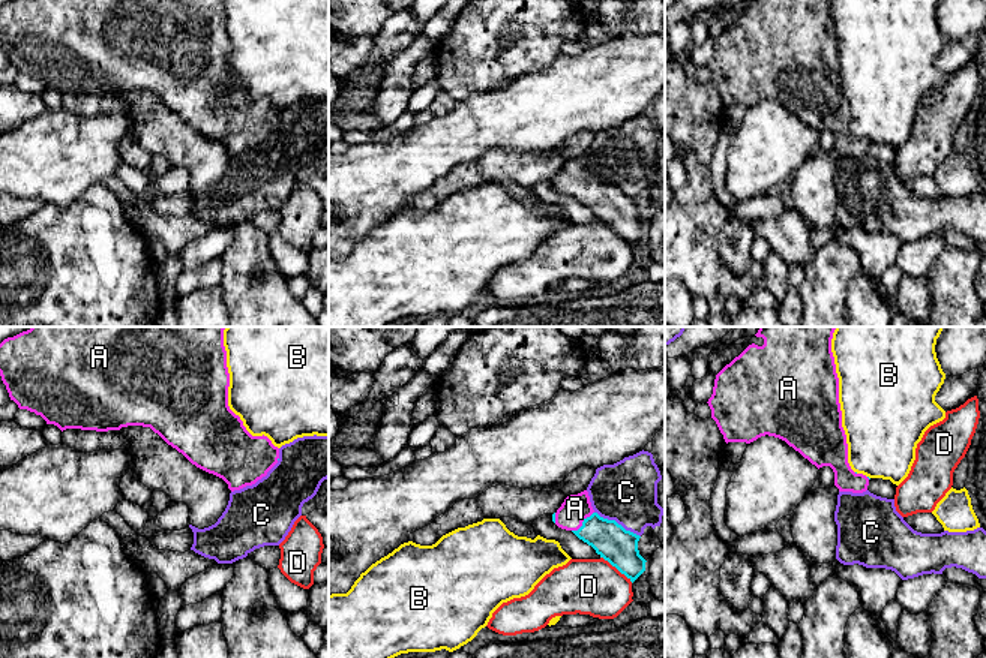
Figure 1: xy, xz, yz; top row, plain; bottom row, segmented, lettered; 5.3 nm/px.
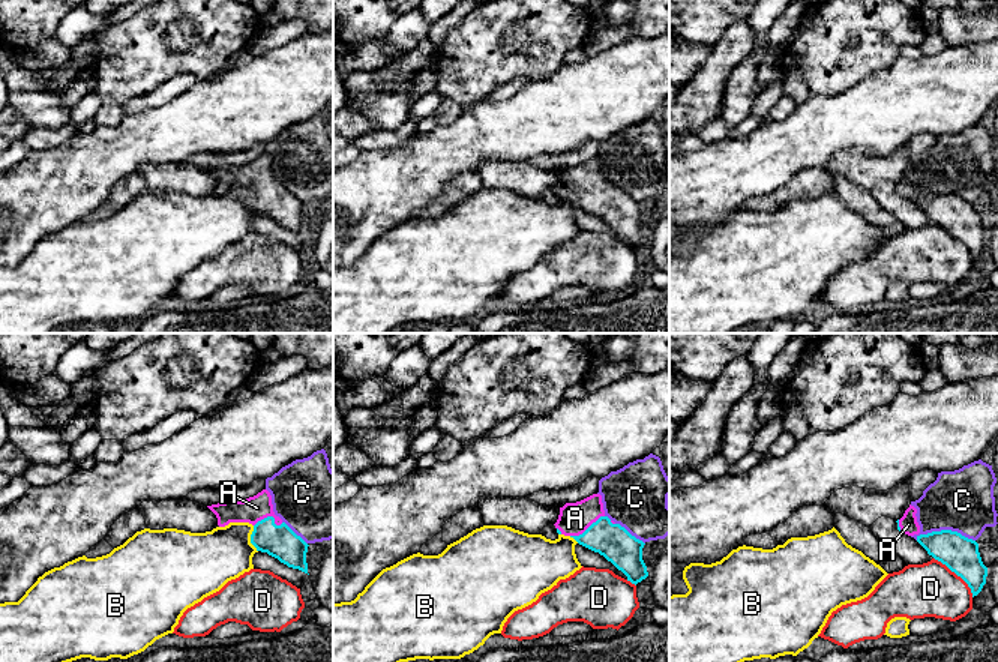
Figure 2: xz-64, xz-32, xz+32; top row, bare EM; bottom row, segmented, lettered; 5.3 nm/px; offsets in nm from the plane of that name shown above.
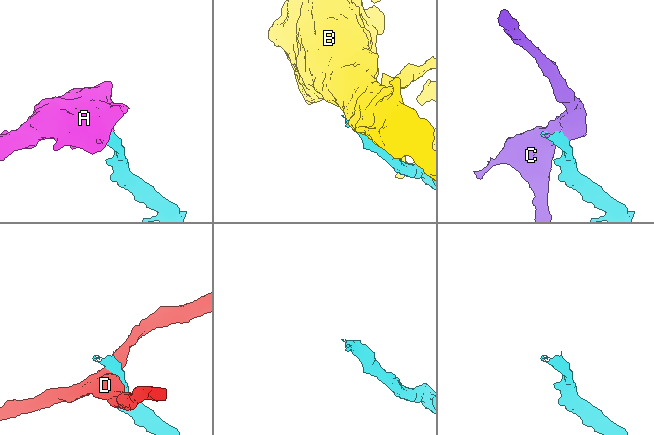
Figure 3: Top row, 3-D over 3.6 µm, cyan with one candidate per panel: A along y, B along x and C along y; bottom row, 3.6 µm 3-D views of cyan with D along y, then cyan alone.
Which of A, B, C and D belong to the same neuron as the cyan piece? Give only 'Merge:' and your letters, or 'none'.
Merge: A

